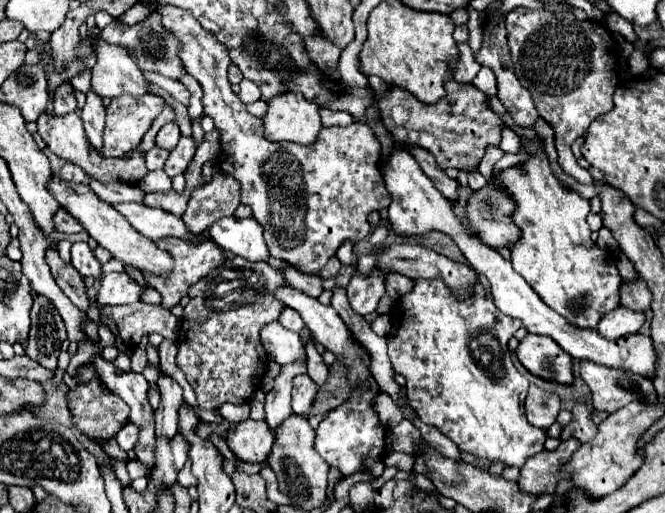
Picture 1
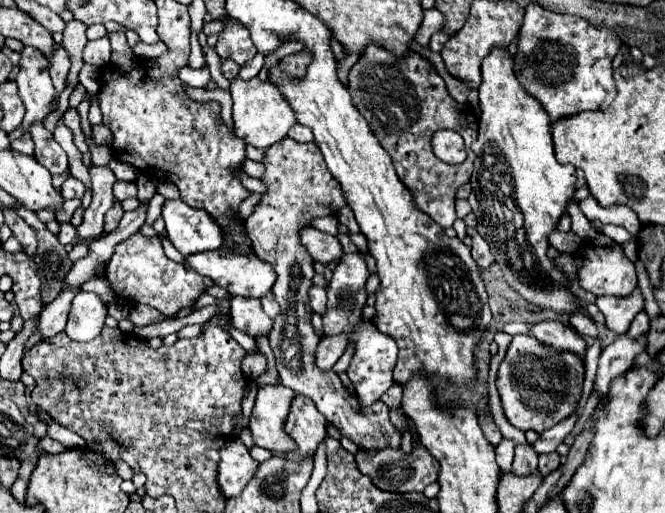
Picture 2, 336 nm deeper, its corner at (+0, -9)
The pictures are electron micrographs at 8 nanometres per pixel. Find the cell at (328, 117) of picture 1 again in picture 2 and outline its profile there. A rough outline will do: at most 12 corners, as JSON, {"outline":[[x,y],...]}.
{"outline":[[300,123],[288,131],[298,143],[314,141],[312,131]]}

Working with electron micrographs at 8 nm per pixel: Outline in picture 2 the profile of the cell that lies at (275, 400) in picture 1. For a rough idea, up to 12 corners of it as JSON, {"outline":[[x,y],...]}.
{"outline":[[312,287],[310,307],[318,315],[326,309],[326,289]]}

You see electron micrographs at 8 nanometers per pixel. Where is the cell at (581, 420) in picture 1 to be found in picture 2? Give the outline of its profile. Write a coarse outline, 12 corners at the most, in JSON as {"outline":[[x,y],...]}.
{"outline":[[540,455],[538,469],[542,475],[556,471],[560,455]]}

